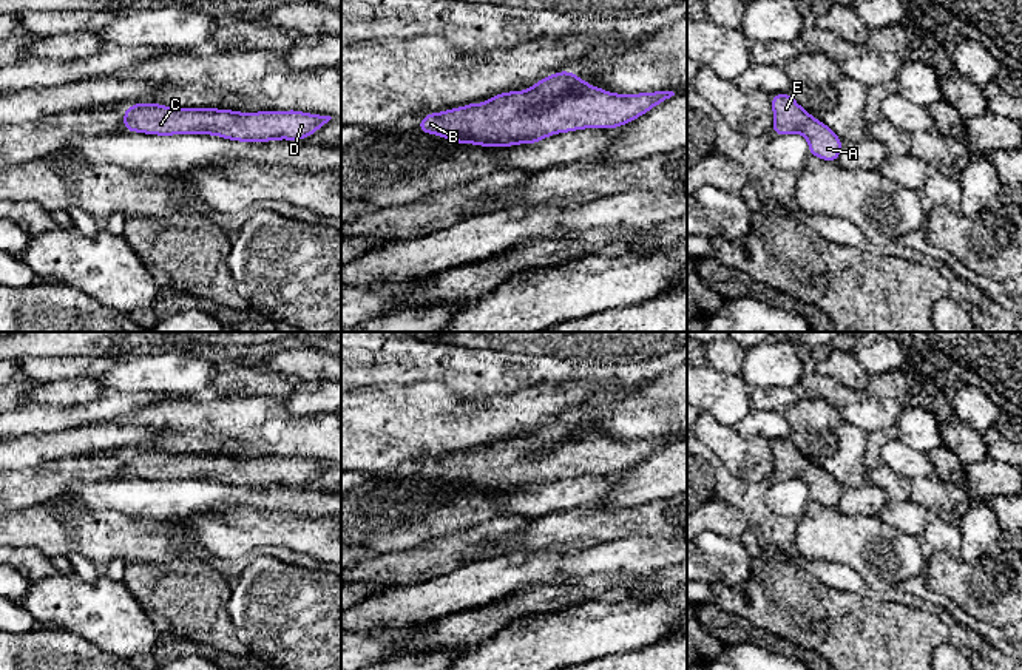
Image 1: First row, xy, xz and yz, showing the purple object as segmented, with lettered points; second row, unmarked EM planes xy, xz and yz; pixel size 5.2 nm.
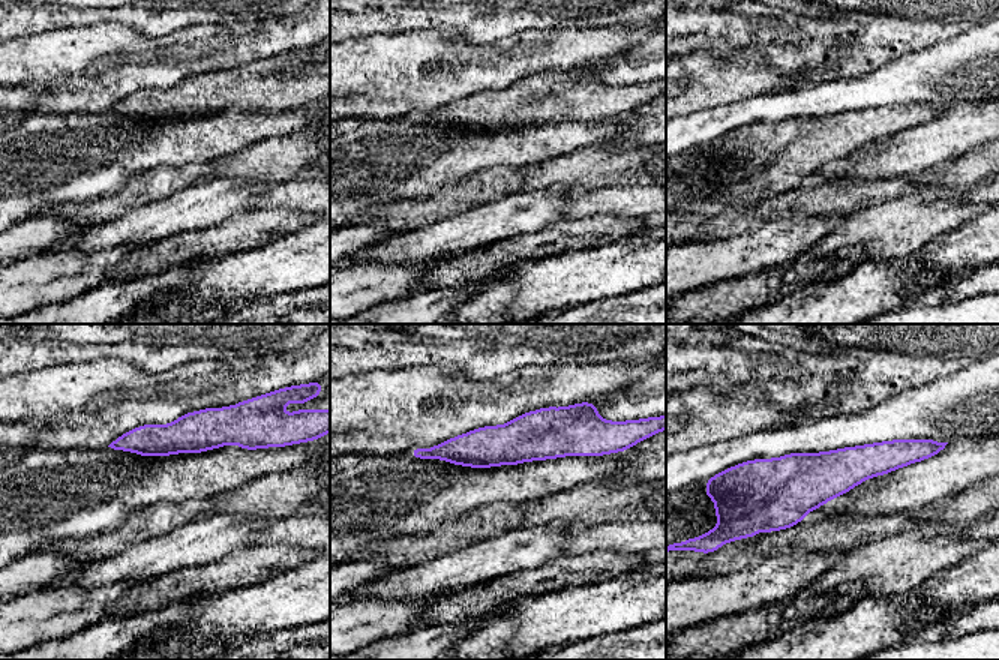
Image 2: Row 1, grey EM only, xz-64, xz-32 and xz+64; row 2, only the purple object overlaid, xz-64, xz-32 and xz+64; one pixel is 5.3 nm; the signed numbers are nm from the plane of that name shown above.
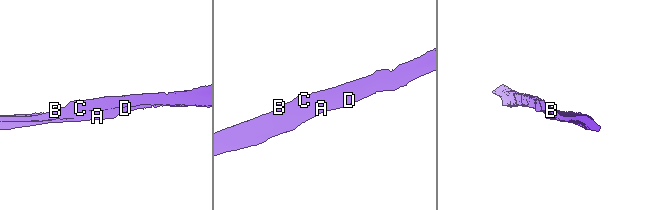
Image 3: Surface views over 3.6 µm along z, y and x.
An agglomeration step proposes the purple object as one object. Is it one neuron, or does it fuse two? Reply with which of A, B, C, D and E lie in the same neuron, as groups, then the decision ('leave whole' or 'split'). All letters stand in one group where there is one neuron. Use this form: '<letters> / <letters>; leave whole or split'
A B C D E; leave whole

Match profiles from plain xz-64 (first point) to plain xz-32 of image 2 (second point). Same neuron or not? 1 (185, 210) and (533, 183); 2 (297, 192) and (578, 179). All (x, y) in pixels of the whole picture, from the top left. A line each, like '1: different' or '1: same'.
1: different
2: different

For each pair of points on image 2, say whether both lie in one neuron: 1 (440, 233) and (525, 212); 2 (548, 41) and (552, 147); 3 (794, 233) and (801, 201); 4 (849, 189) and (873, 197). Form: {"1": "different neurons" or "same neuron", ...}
{"1": "same neuron", "2": "different neurons", "3": "different neurons", "4": "same neuron"}

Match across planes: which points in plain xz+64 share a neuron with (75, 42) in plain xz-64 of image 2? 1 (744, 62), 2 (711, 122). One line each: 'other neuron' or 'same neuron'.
1: same neuron
2: other neuron

